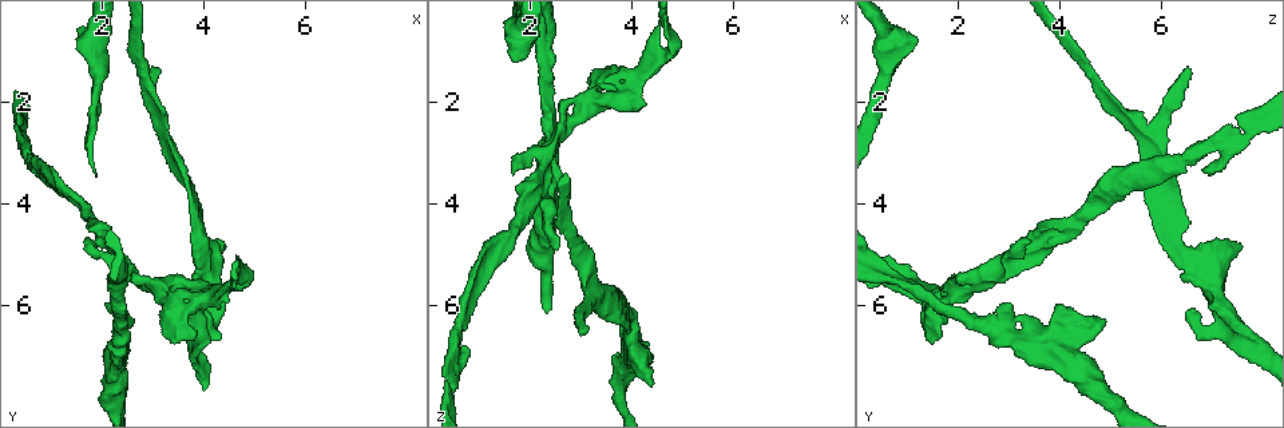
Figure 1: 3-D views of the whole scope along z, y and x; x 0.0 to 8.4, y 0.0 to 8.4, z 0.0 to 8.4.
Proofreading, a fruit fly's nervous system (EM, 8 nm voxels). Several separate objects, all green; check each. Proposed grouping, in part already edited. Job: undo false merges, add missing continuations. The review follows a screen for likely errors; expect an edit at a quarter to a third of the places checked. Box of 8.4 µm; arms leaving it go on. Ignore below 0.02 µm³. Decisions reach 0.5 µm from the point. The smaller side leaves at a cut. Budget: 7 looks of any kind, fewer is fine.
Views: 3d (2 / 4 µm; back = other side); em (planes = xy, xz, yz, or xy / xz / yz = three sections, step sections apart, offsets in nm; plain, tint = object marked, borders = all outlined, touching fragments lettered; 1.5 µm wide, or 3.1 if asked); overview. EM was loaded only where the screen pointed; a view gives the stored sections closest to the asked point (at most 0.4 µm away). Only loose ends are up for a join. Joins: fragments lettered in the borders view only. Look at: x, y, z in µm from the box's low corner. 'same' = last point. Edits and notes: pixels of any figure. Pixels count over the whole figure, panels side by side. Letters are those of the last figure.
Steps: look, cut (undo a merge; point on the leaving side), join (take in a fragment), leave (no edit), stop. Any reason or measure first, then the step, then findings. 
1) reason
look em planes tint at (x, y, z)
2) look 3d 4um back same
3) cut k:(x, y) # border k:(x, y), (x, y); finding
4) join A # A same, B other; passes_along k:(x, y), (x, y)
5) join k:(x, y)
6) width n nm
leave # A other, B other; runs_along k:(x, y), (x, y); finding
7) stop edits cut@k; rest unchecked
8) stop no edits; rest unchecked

an open end
look 3d 4um at (3.75, 6.70, 1.50)

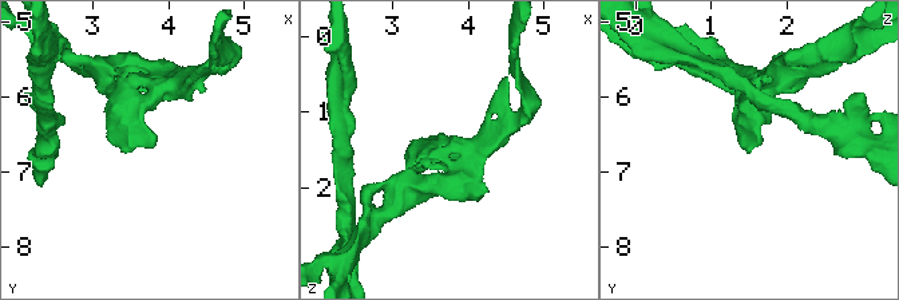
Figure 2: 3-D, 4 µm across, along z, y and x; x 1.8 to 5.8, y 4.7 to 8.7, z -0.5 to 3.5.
look em xz step 4 tint at (3.85, 6.65, 1.55)

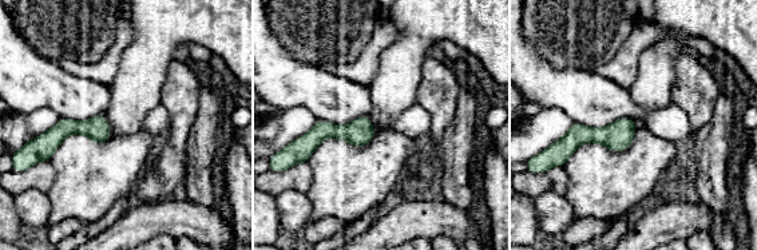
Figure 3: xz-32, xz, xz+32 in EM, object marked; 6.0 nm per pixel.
cut it another way
look em planes borders same

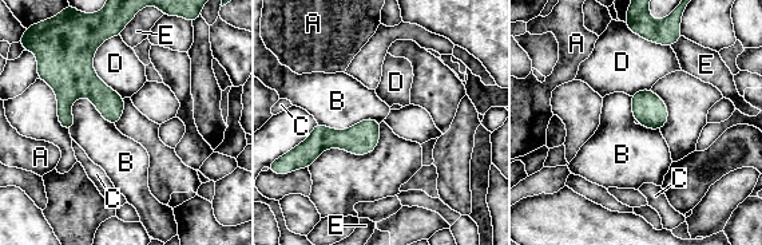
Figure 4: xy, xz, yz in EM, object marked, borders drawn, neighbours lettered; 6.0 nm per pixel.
longest_contact D 380 nm
leave # A other, B other, C other, D other, E other; border 4:(70, 105), (86, 97), (114, 126); no lettered fragment goes on from it

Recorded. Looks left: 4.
branch stops here
look 3d 4um at (4.40, 4.80, 7.60)

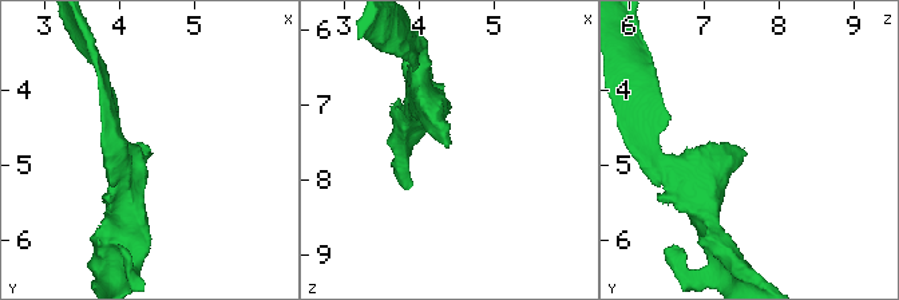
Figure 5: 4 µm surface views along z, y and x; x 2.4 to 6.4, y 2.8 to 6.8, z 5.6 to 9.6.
look em xz step 8 tint at (4.35, 4.85, 7.55)

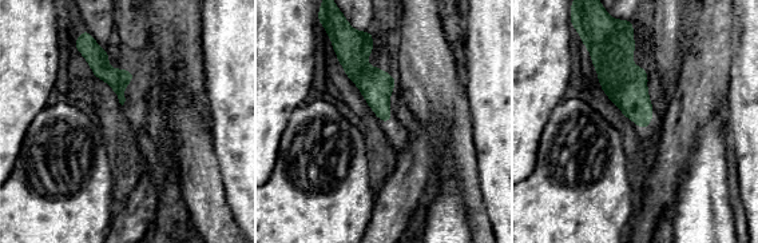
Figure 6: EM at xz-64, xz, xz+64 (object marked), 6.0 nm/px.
look em yz step 4 borders same

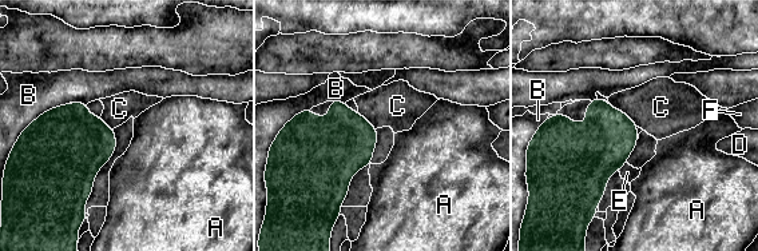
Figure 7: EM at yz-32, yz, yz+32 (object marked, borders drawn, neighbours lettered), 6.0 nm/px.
leave # A other, B other, C other, D other, E other, F other; border 7:(608, 104), (623, 111), (638, 126); no lettered fragment goes on from it

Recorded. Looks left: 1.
branch stops here
look em xz step 4 borders at (3.05, 1.40, 6.50)

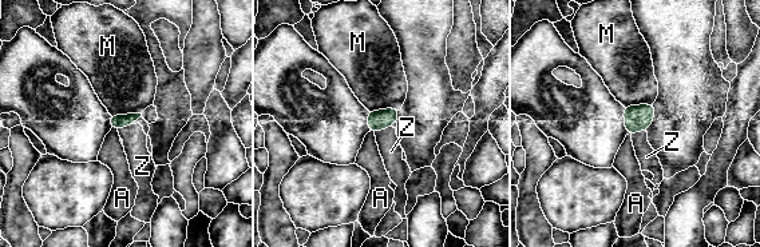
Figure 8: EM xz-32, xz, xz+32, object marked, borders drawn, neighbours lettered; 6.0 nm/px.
join Z # A other, M other, Z same; it goes on there

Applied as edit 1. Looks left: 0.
stop edits join@8; rest unchecked

